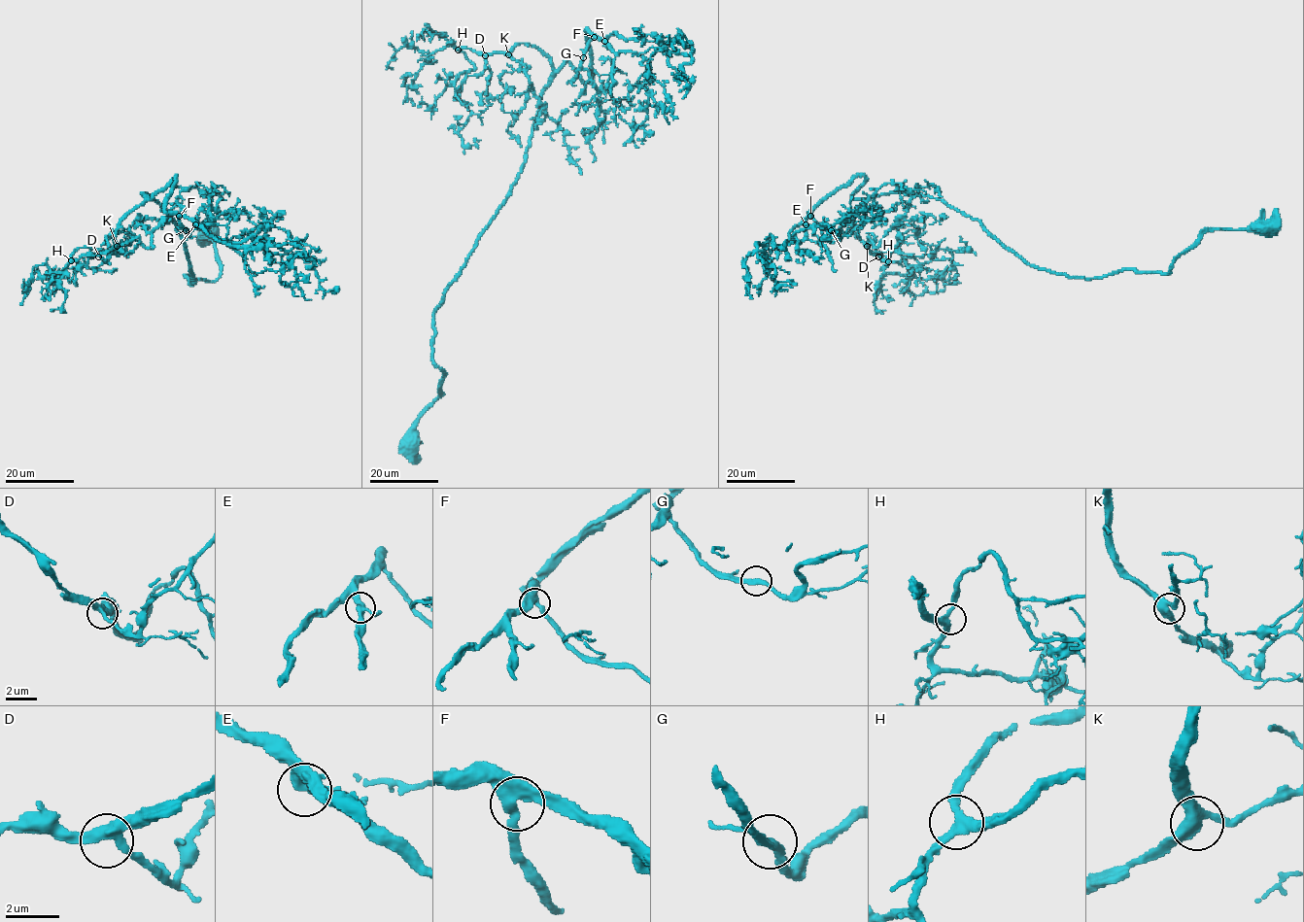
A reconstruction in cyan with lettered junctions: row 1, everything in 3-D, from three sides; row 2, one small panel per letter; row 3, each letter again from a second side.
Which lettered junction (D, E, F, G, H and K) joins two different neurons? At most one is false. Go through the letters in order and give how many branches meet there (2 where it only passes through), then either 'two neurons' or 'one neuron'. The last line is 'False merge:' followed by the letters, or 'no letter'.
D: 3 branches meet; one neuron
E: 2 branches meet; one neuron
F: 3 branches meet; one neuron
G: 2 branches meet; one neuron
H: 3 branches meet; one neuron
K: 3 branches meet; one neuron
False merge: no letter

